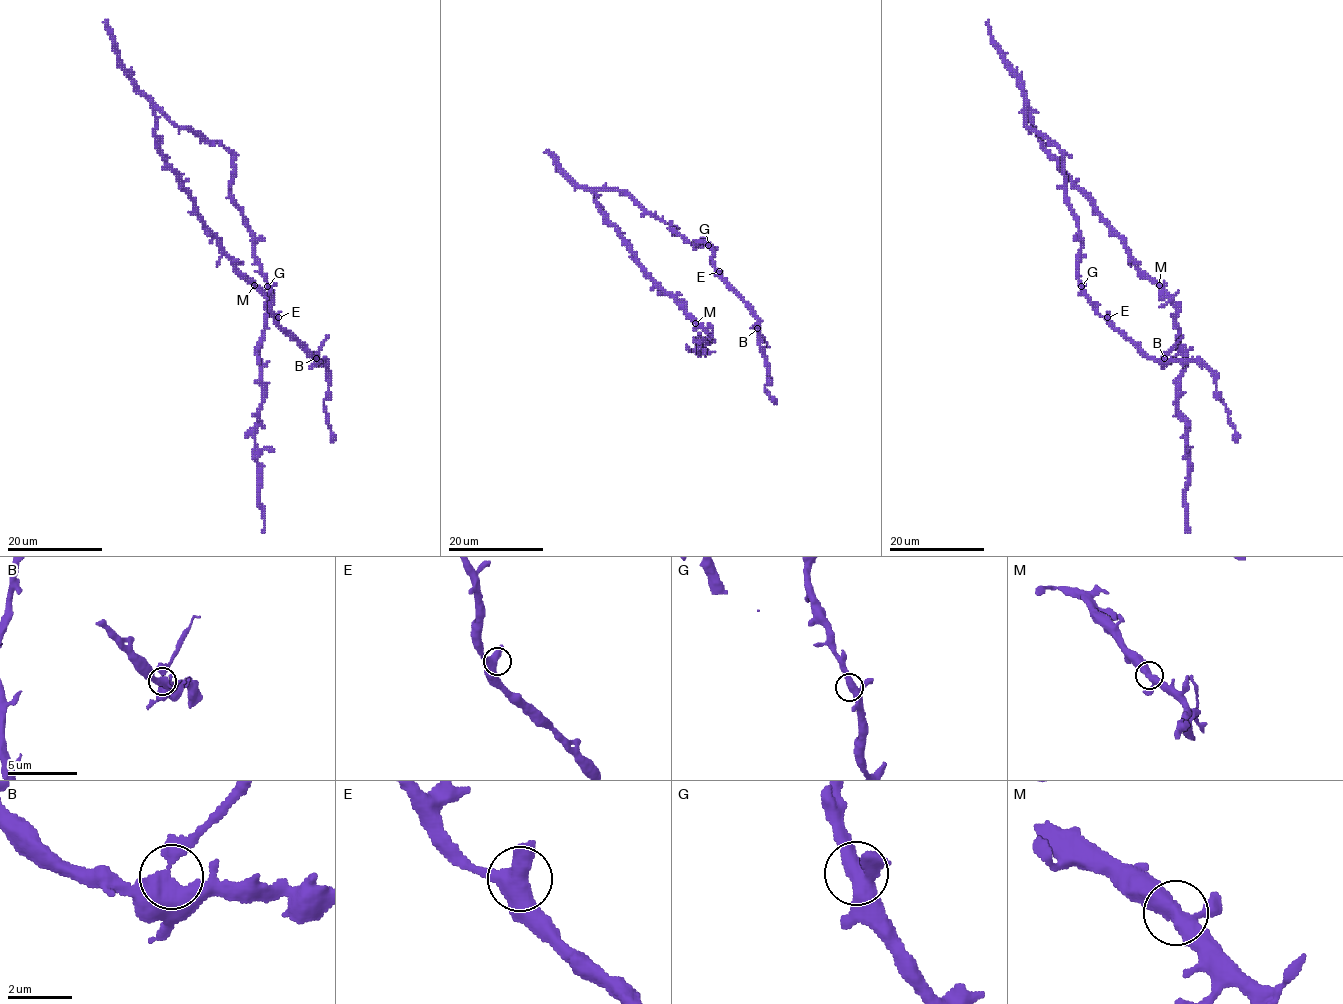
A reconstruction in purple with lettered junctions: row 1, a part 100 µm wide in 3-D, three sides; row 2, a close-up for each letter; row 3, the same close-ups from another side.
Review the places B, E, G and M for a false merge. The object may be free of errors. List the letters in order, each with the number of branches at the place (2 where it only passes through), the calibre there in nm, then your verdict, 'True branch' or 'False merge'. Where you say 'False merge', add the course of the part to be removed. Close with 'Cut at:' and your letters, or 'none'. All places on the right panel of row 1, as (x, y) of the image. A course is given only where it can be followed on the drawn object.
B: Branches: 3. Thickness 440 nm. True branch
E: Branches: 3. Thickness 440 nm. True branch
G: Branches: 3. Thickness 400 nm. True branch
M: Branches: 3. Thickness 400 nm. True branch
Cut at: none

